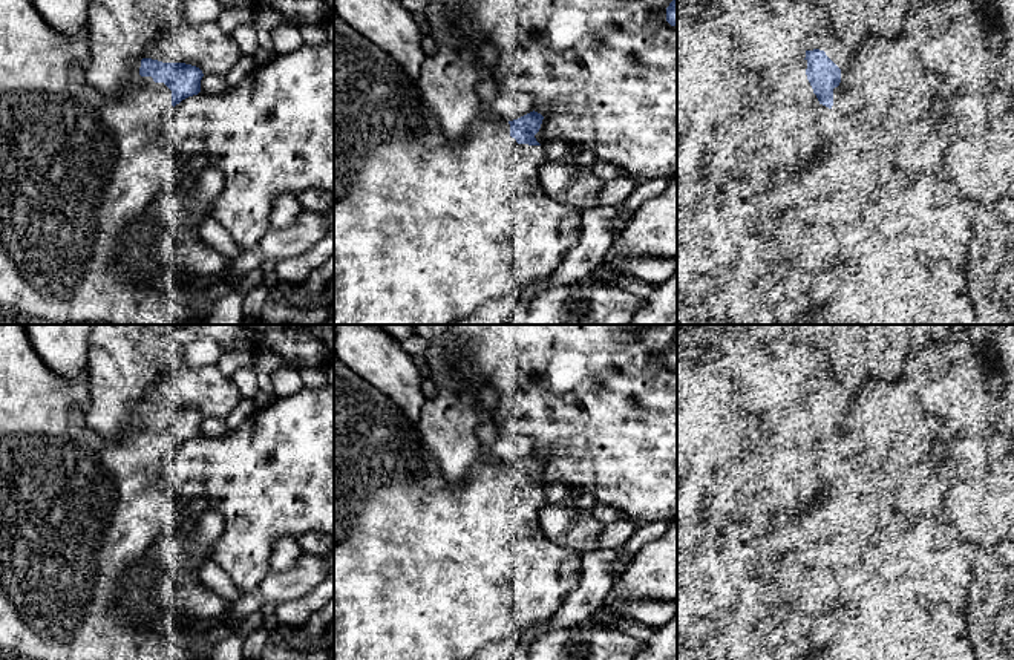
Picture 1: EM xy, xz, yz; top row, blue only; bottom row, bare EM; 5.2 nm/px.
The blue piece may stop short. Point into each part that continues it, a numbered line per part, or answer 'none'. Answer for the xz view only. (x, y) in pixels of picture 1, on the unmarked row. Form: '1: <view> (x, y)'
1: xz (423, 568)

